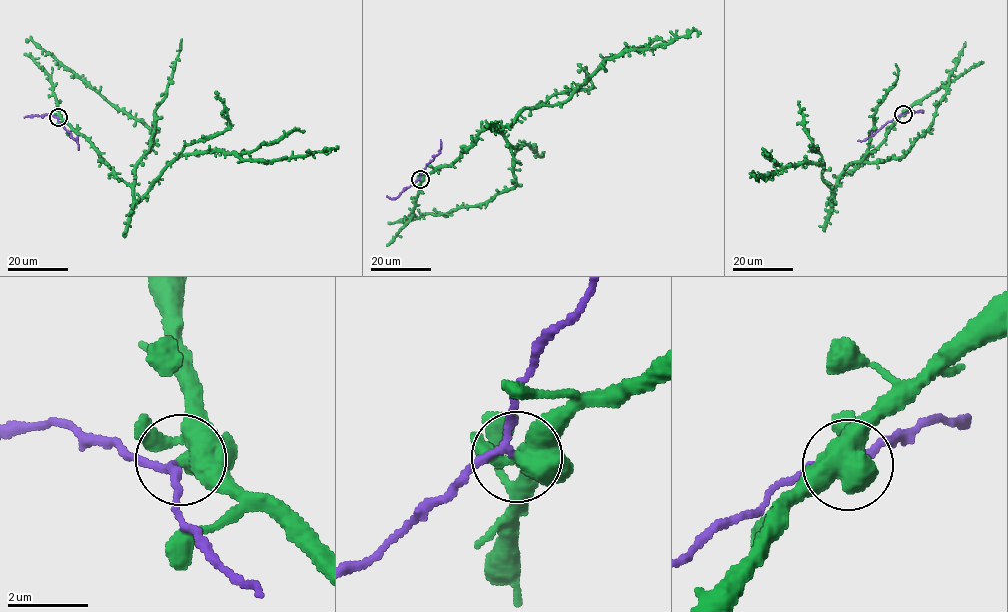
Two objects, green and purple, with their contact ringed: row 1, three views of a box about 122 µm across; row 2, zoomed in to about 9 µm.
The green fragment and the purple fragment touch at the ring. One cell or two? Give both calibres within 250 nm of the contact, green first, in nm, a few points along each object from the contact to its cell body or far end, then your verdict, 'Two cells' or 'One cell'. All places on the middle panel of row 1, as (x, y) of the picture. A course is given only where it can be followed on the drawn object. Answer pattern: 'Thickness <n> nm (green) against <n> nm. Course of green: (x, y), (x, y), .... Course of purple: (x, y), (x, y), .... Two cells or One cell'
Thickness 440 nm (green) against 170 nm. Course of green: (421, 179), (447, 166), (482, 131), (511, 124), (522, 109), (566, 102), (606, 60), (693, 31), (698, 36). Course of purple: (420, 179), (422, 170), (440, 152), (440, 139). Two cells

